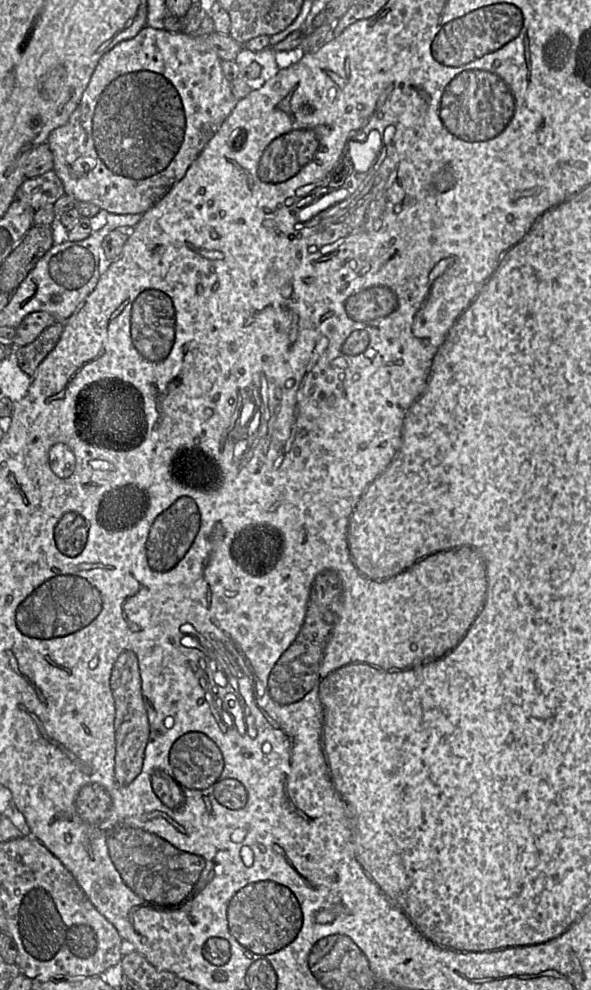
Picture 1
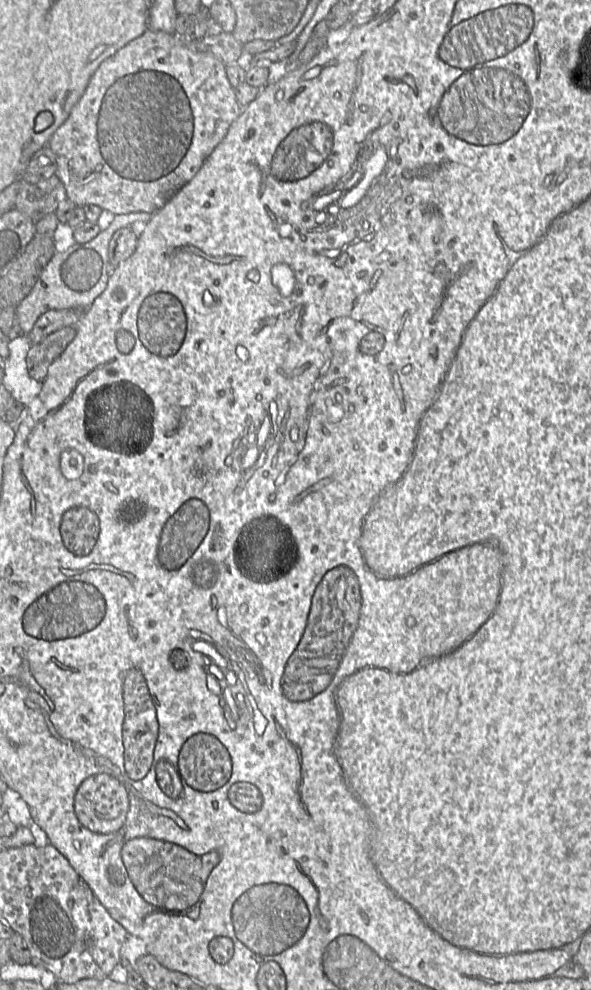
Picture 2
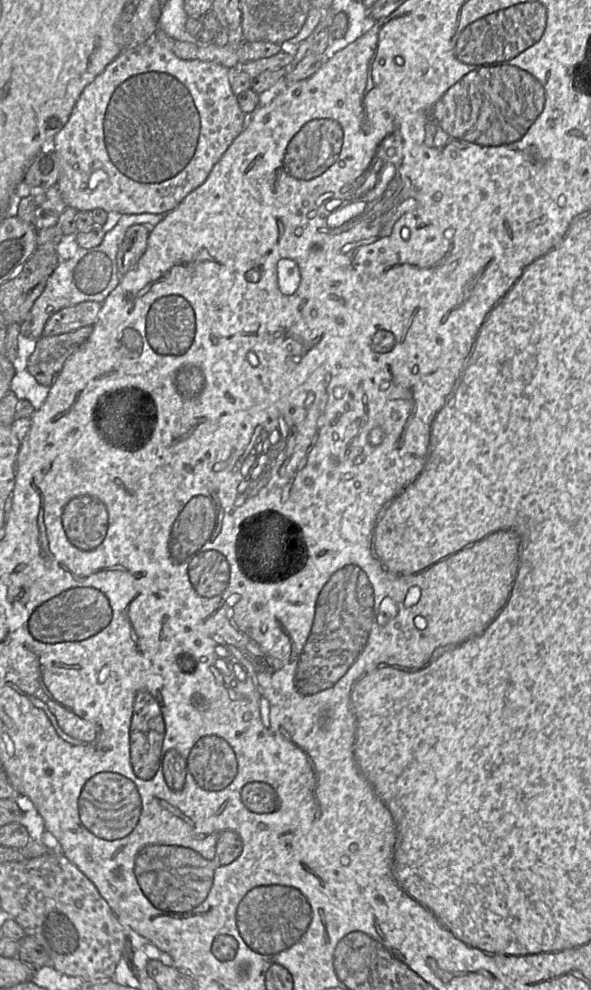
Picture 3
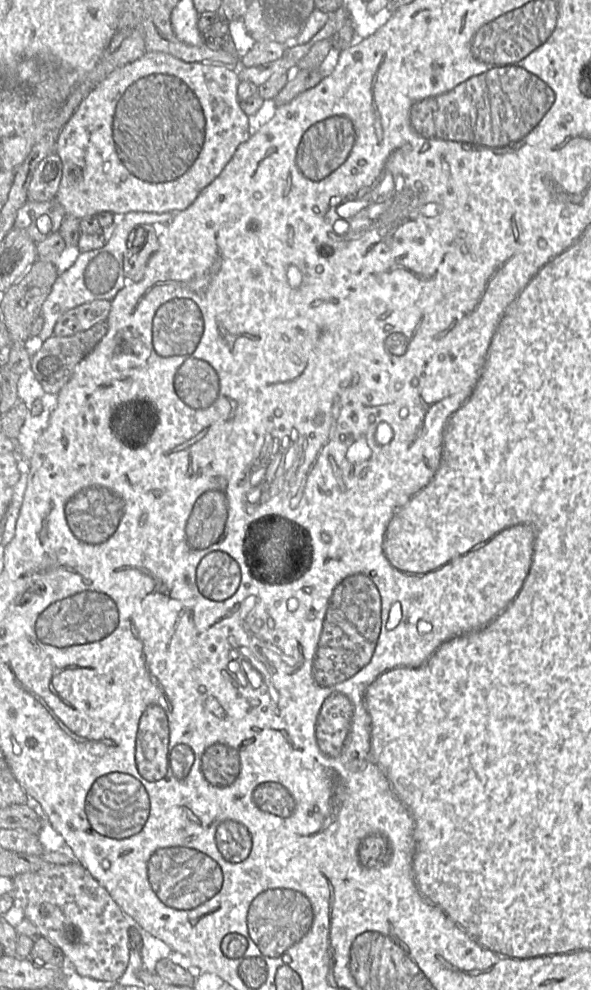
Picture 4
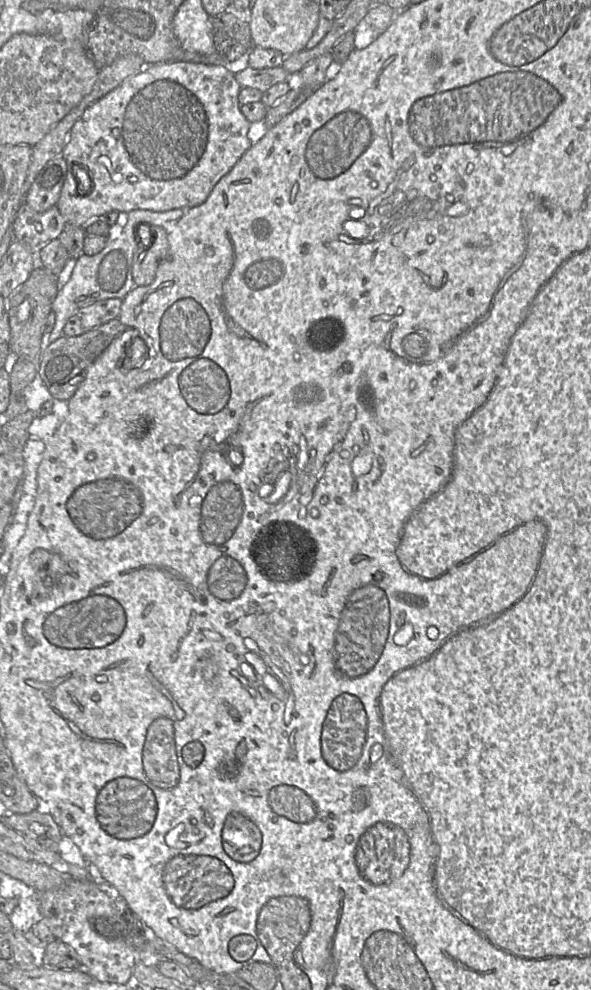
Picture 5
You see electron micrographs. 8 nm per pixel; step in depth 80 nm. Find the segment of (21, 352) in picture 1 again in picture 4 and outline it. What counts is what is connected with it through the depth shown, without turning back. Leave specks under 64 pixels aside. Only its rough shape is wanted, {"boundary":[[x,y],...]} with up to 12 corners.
{"boundary":[[107,322],[51,336],[31,357],[45,392],[58,394],[107,333]]}

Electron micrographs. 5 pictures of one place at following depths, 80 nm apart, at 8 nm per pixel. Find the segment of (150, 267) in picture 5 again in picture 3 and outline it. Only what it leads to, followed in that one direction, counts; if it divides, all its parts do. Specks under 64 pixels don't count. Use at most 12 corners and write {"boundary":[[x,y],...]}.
{"boundary":[[129,227],[119,246],[120,275],[134,268],[147,248],[150,228]]}

